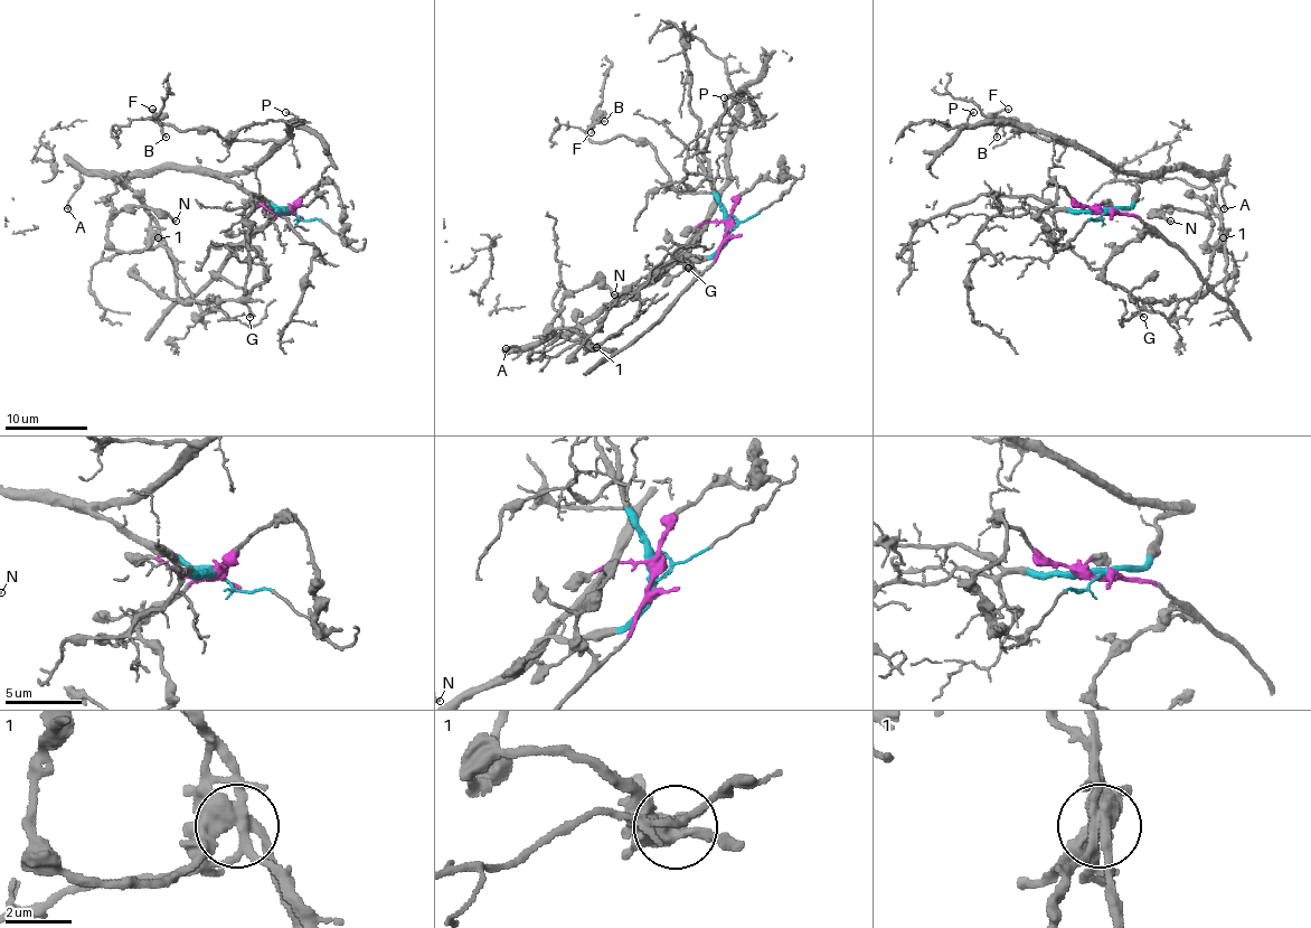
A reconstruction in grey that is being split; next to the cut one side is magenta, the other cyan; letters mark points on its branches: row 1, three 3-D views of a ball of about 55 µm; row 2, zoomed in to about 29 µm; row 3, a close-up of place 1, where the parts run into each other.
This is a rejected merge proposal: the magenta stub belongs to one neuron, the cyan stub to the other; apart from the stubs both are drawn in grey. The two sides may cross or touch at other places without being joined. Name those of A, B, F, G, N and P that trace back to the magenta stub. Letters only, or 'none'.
G, N

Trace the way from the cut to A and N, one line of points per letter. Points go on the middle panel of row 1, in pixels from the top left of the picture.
A: (727, 227), (727, 237), (714, 254), (668, 262), (563, 335), (543, 336), (520, 350), (518, 347), (506, 348)
N: (727, 227), (717, 259), (631, 343), (613, 350), (574, 330), (547, 336), (575, 291), (599, 283), (614, 296)

